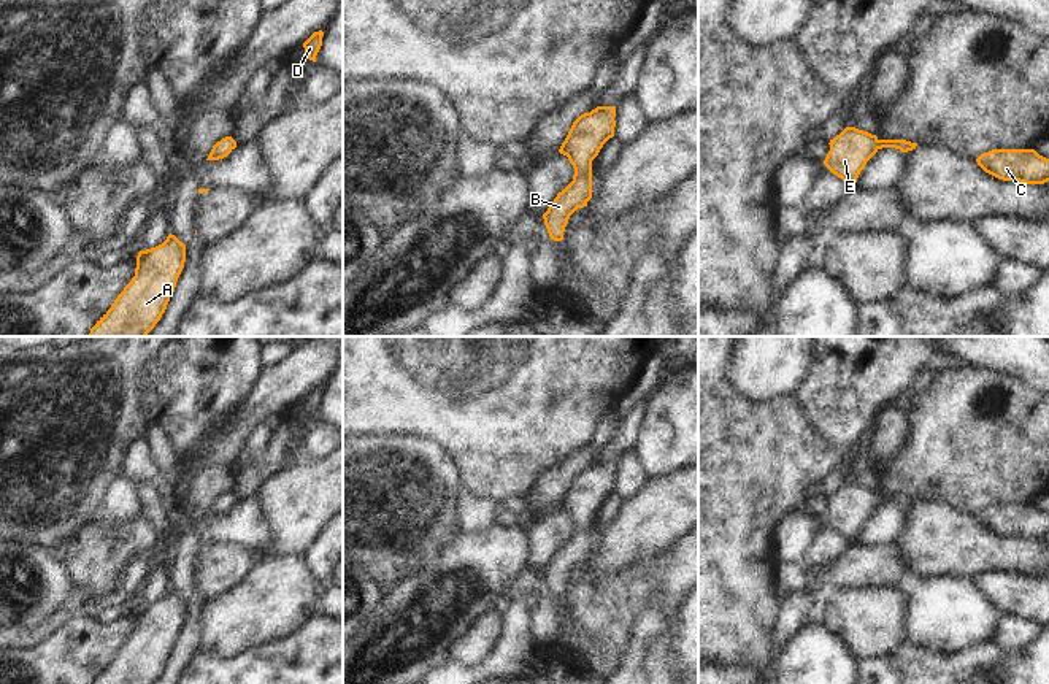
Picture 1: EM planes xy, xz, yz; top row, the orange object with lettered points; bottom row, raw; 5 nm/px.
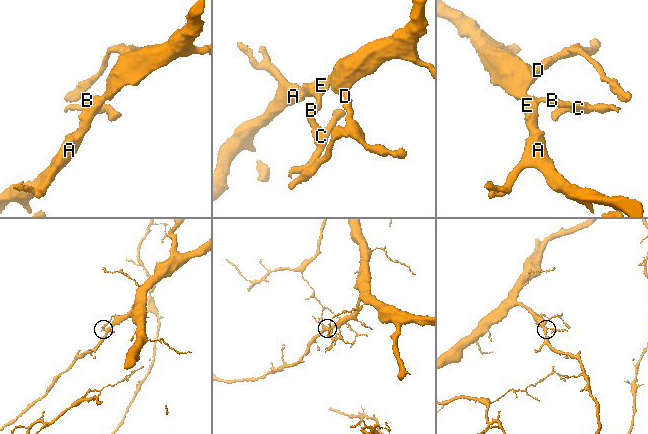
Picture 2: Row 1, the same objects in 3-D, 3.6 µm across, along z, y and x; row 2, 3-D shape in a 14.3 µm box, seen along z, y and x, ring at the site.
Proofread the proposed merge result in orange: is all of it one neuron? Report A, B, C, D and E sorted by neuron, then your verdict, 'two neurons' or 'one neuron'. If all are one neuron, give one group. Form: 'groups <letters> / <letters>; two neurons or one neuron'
groups A B C D E; one neuron

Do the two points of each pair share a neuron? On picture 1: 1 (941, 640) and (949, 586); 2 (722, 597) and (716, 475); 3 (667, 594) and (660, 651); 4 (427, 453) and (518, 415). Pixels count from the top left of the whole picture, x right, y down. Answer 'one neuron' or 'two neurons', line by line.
1: one neuron
2: one neuron
3: one neuron
4: two neurons

